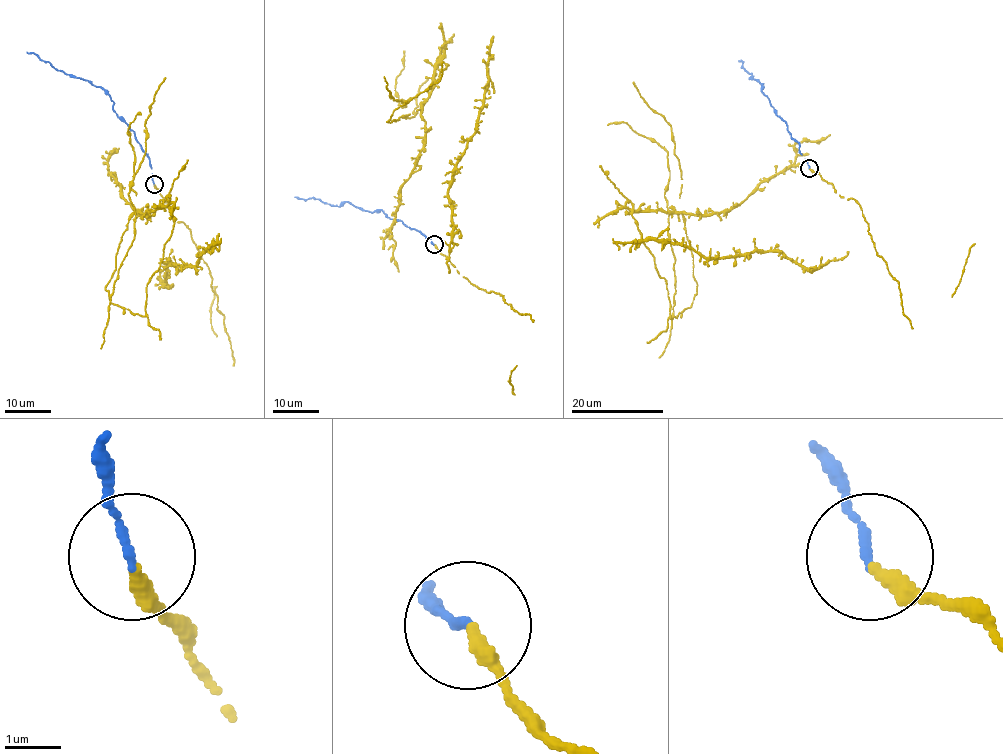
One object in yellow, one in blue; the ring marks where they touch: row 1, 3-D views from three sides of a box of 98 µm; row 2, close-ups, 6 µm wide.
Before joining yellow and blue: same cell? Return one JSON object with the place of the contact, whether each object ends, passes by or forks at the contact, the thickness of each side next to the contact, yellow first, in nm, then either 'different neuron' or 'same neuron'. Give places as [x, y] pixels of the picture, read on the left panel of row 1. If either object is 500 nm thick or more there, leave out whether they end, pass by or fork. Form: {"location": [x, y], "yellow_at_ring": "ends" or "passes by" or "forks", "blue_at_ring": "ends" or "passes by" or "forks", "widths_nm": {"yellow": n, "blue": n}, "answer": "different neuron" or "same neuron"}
{"location": [154, 184], "yellow_at_ring": "ends", "blue_at_ring": "ends", "widths_nm": {"yellow": 280, "blue": 130}, "answer": "same neuron"}

